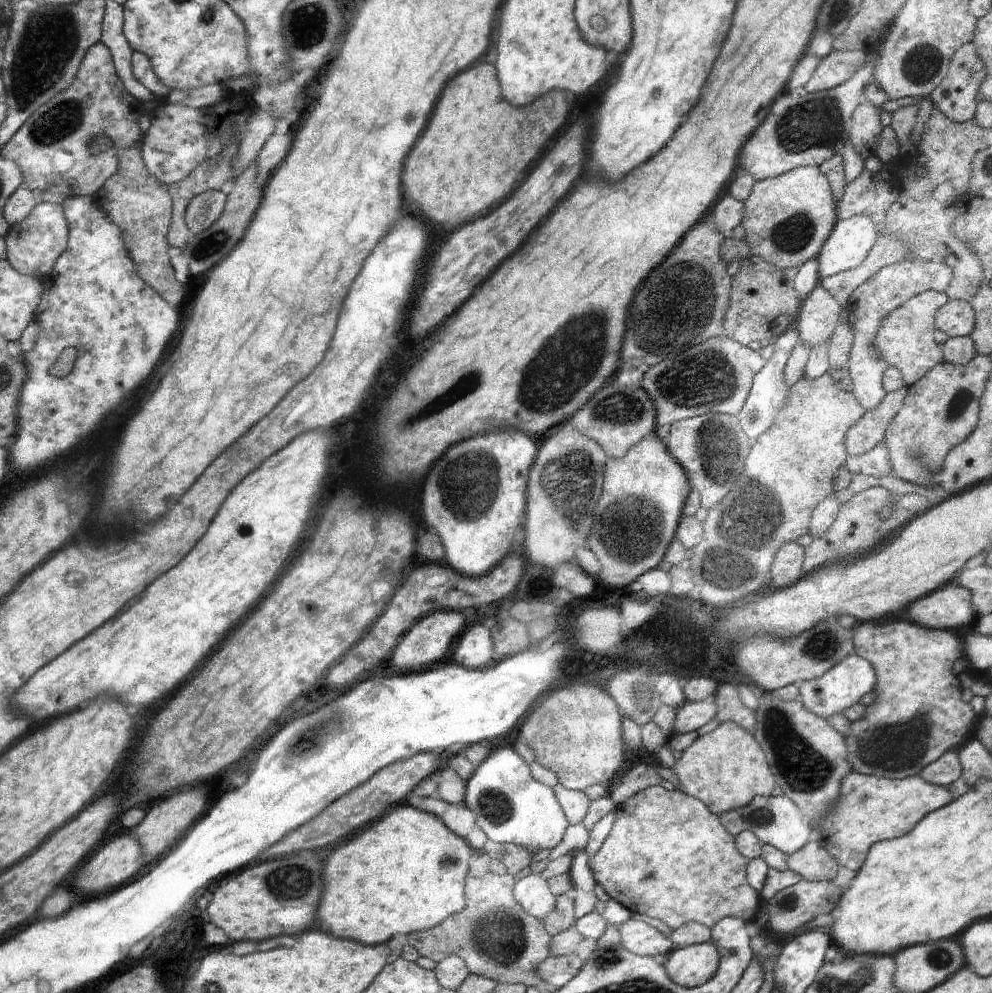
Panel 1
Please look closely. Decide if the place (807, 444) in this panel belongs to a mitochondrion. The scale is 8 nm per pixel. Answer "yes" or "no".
no

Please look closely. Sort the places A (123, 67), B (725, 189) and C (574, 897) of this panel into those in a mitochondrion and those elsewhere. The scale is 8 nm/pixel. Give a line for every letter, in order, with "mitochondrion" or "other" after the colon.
A: other
B: other
C: other

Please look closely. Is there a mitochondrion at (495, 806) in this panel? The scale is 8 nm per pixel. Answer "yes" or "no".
yes

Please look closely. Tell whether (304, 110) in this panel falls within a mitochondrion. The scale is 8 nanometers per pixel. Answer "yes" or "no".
no

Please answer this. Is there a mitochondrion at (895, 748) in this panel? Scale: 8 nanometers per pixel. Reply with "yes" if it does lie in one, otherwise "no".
yes

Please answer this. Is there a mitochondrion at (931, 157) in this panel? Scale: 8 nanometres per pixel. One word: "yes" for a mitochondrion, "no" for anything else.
no

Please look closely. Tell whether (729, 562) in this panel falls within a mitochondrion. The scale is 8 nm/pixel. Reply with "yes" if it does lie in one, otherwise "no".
yes

